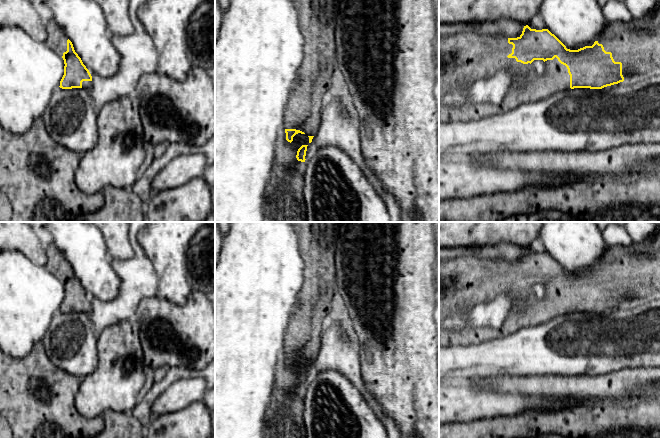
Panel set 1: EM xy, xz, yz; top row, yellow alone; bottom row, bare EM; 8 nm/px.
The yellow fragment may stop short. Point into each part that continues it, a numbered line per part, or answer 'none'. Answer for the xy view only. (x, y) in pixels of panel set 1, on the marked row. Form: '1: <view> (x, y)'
1: xy (57, 40)
2: xy (87, 85)

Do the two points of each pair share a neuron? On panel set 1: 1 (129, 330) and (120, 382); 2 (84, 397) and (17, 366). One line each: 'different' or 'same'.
1: same
2: different

